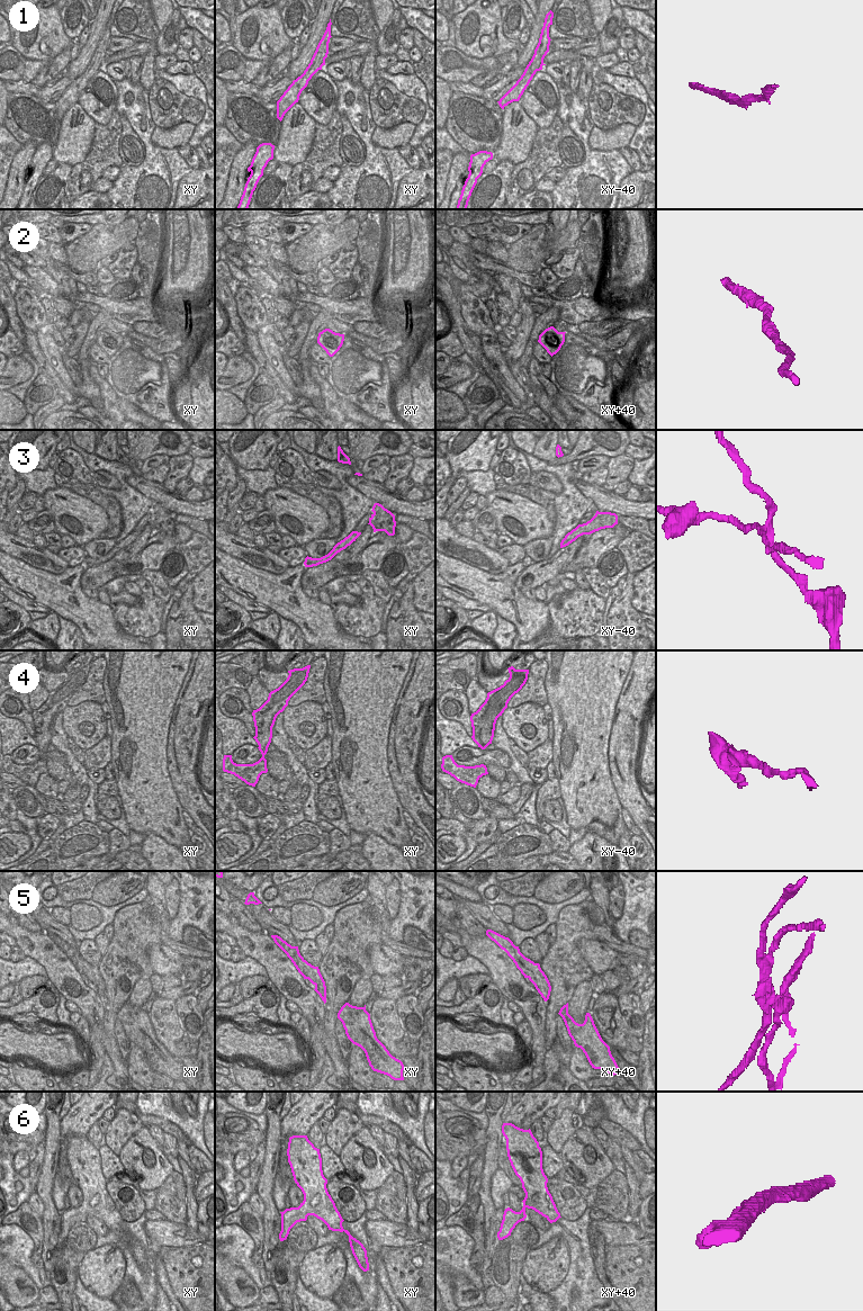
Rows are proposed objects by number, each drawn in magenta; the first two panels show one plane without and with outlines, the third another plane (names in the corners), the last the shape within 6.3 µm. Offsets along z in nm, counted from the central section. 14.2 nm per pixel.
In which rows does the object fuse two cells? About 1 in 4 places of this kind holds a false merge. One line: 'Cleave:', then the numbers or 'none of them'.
Cleave: 3, 5

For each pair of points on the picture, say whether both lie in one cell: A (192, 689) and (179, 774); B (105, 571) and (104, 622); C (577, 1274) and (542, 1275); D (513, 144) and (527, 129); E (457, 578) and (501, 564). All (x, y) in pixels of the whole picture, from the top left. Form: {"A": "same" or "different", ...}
{"A": "same", "B": "different", "C": "different", "D": "same", "E": "different"}

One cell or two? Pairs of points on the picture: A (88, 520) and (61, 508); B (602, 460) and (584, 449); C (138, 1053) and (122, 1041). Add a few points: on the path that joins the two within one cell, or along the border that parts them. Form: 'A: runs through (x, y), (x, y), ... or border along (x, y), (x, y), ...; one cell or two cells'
A: runs through (81, 519), (68, 509); one cell
B: border along (609, 457), (592, 455), (578, 460); two cells
C: border along (131, 1047), (126, 1060); two cells

